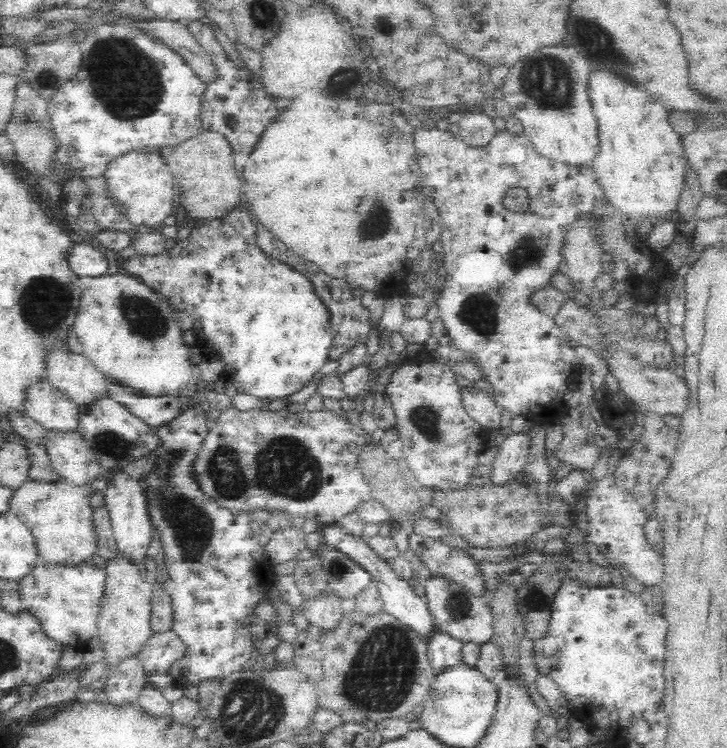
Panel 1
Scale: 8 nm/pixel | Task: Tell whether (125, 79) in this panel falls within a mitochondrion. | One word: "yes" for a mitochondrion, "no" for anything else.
yes

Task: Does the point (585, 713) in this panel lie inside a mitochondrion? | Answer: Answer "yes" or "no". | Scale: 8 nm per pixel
no

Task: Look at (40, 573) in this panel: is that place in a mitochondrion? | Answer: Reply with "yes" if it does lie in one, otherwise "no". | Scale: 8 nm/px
no

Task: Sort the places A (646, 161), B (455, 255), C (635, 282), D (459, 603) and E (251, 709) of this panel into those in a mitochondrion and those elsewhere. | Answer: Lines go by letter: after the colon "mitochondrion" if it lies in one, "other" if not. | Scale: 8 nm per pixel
A: other
B: other
C: other
D: mitochondrion
E: mitochondrion

